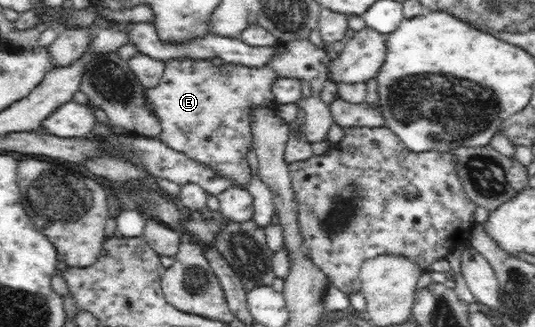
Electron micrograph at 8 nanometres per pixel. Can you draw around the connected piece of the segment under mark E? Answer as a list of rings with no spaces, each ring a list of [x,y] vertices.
[[[173,58],[164,61],[164,73],[159,81],[157,86],[153,88],[148,88],[143,90],[145,93],[145,105],[149,107],[149,111],[153,111],[155,116],[159,117],[159,123],[161,123],[161,132],[157,134],[157,138],[163,144],[167,145],[169,148],[172,148],[174,151],[186,154],[189,158],[211,168],[213,173],[225,177],[225,179],[231,181],[233,186],[241,187],[246,189],[249,181],[251,180],[251,168],[247,163],[247,153],[254,149],[253,135],[252,135],[252,110],[255,107],[269,107],[275,115],[277,115],[277,107],[280,105],[274,100],[272,84],[274,80],[277,80],[280,76],[276,70],[273,70],[269,65],[262,66],[261,68],[249,68],[245,65],[231,64],[223,62],[221,65],[213,65],[213,62],[210,62],[209,59],[203,58]]]

